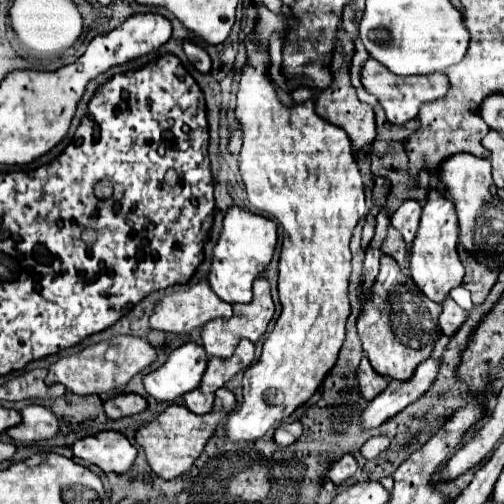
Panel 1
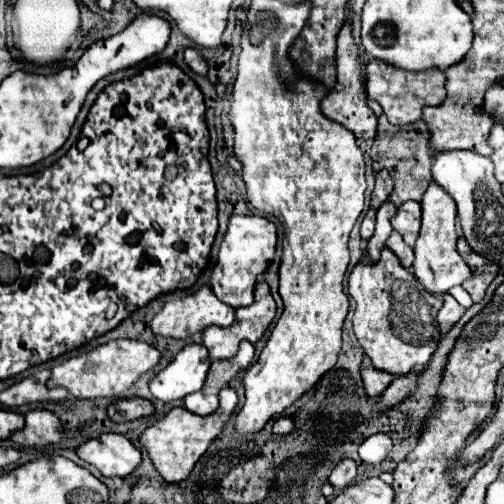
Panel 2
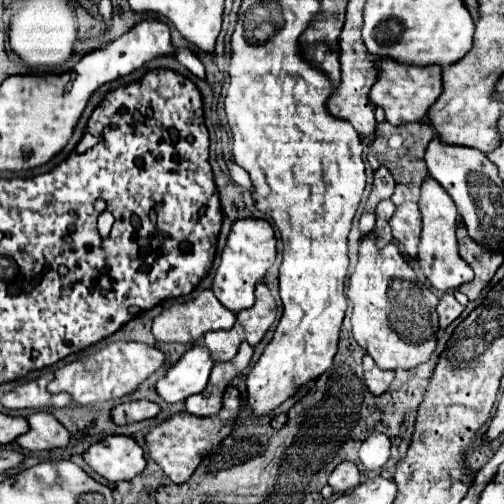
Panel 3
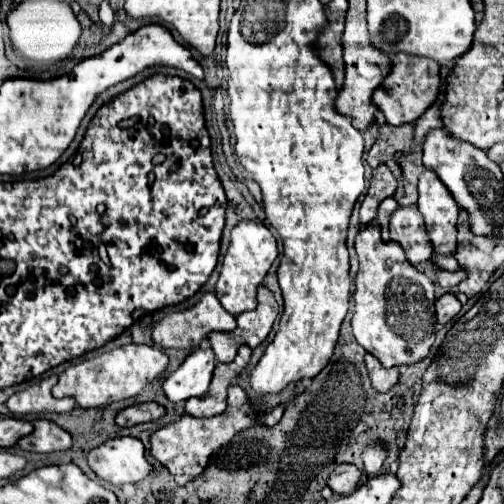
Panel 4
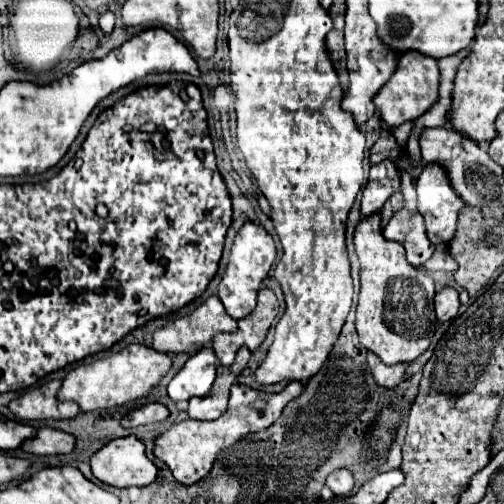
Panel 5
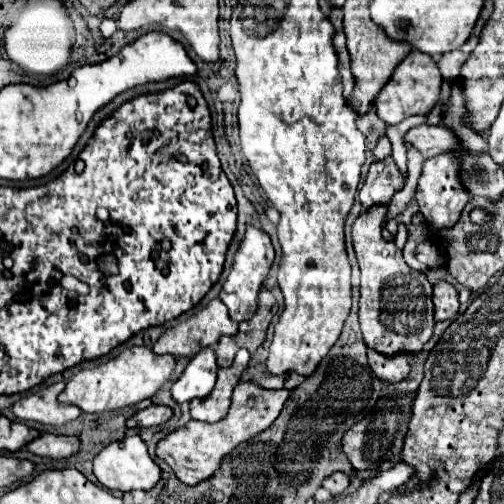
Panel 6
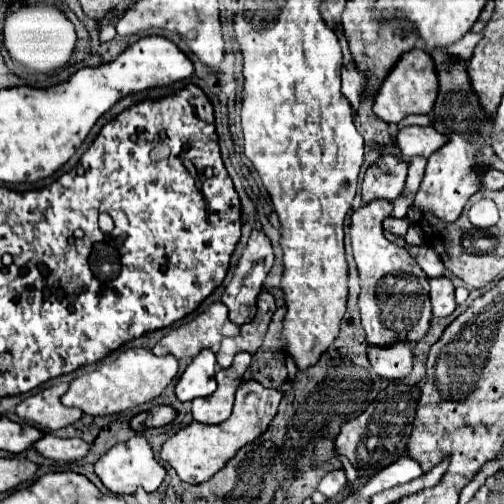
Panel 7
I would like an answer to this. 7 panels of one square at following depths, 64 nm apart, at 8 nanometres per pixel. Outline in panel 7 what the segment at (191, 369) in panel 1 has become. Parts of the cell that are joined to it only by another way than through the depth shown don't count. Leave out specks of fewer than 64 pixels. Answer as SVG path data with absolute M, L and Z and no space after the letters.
M202 350L180 376L176 396L180 402L190 402L200 396L210 396L216 390L216 356L212 350Z

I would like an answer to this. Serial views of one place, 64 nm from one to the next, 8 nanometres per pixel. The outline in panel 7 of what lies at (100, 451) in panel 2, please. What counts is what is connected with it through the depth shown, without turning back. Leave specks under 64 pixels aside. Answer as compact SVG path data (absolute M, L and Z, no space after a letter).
M134 436L126 442L110 448L96 462L94 468L96 468L96 474L102 480L102 484L114 494L134 494L138 488L144 488L146 492L156 492L158 486L164 482L164 476L166 476L166 470L158 464L150 444L142 436Z

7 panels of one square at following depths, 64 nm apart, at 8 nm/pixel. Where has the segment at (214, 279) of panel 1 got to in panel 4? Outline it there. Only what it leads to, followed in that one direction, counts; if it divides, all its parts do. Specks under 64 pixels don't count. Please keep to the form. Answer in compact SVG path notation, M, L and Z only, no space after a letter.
M244 220L232 230L232 242L228 246L228 252L224 256L224 266L216 282L216 296L232 316L256 308L256 288L268 274L276 256L278 256L276 238L260 220Z

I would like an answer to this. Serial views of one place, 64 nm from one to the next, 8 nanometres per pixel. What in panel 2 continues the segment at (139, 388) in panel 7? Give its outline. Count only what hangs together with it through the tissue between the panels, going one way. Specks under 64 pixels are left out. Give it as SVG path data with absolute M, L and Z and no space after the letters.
M112 340L52 368L48 388L64 386L76 398L122 398L130 386L160 362L160 352L142 340Z

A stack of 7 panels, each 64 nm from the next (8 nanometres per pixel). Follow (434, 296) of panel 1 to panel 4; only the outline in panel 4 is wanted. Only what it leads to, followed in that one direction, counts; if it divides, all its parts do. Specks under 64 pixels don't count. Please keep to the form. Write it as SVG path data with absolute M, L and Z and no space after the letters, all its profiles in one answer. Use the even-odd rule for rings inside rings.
M424 170L418 182L418 210L424 216L428 238L438 254L454 254L458 204L432 170ZM460 268L458 272L446 272L446 270L438 270L436 272L438 274L438 278L436 278L436 282L442 286L442 288L452 288L452 286L456 286L456 284L460 284L464 278L466 278L466 272Z

